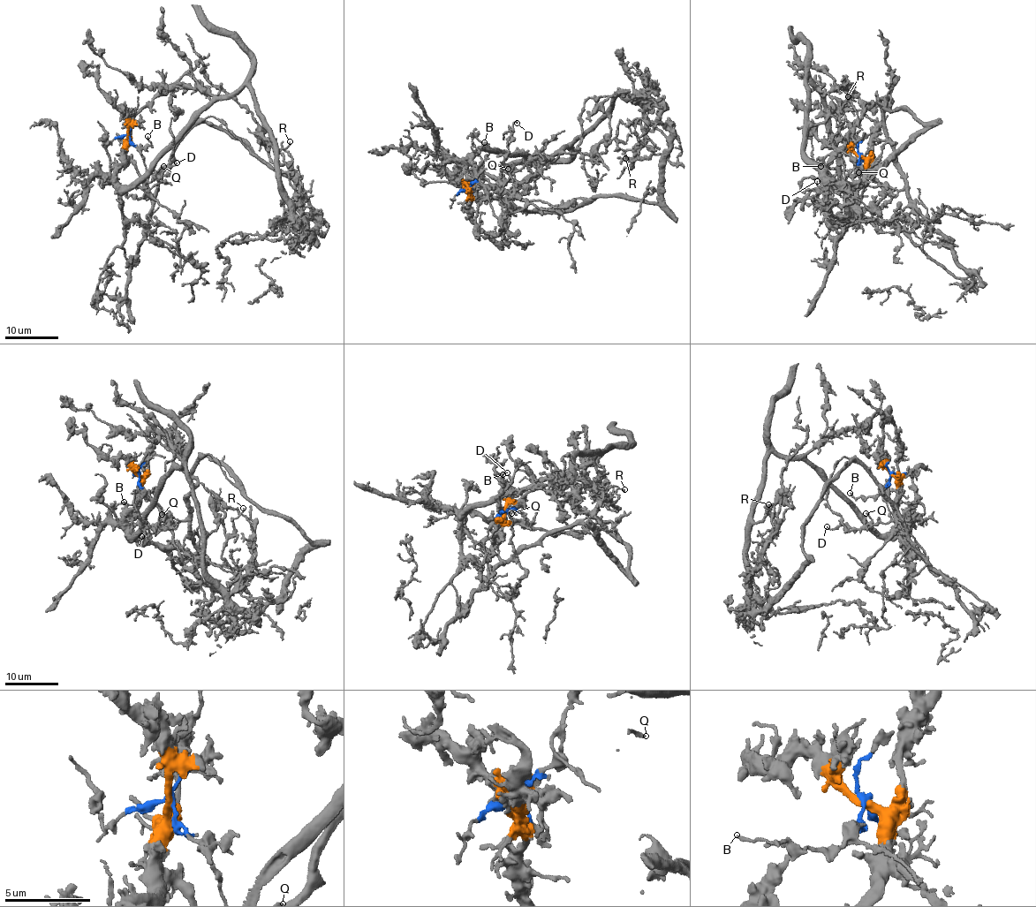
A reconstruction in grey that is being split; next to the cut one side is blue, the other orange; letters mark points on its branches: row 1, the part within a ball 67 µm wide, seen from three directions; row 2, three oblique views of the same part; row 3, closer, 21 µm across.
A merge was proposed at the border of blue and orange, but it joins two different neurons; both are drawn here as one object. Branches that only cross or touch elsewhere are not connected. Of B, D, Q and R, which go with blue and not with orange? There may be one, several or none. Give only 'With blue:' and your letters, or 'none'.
With blue: B, D, Q, R

